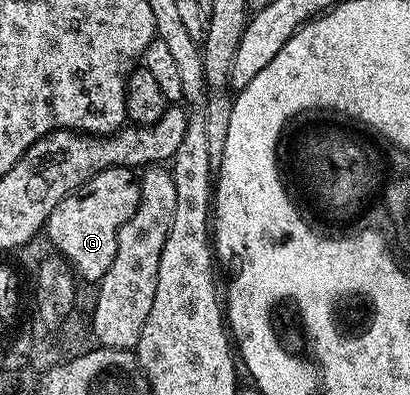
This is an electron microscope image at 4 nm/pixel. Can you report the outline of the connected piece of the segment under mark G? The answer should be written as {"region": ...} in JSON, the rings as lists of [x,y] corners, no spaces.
{"region":[[[130,167],[105,169],[74,190],[52,211],[46,221],[45,236],[50,236],[54,249],[66,260],[84,282],[97,283],[112,267],[118,250],[118,232],[132,217],[140,203],[139,178]]]}

